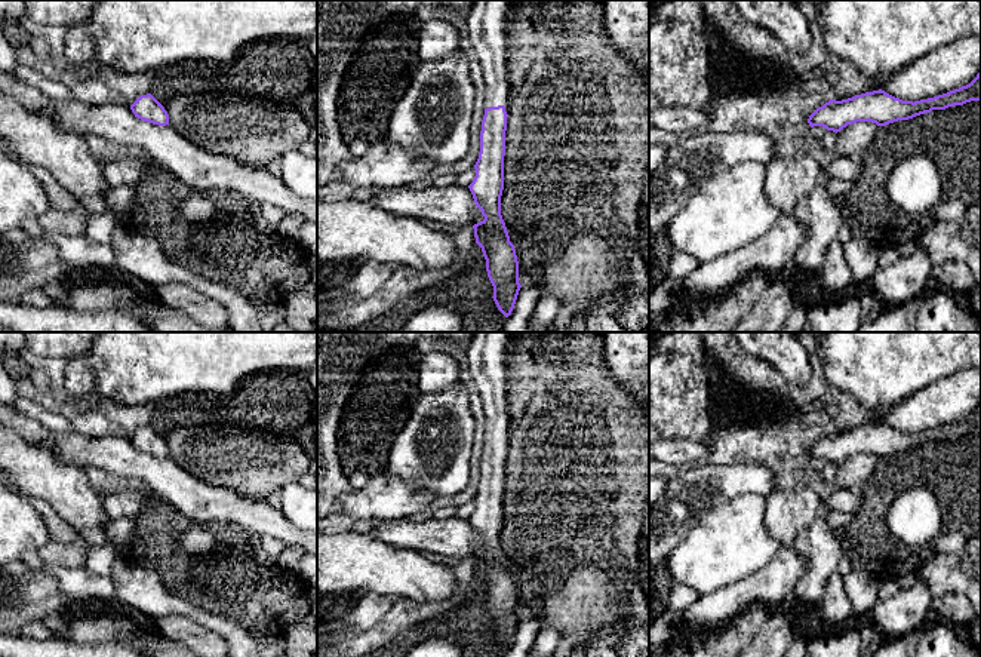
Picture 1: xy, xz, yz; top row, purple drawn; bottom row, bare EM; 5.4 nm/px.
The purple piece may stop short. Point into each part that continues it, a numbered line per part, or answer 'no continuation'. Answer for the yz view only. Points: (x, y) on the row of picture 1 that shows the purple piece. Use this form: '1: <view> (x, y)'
no continuation

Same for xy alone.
no continuation

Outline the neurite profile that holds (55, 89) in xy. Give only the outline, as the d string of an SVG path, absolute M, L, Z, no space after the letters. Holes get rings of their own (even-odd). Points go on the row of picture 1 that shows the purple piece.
M18 64L13 71L10 71L18 80L41 90L44 95L64 101L70 96L70 88L64 83L47 79L41 71L30 68L27 65Z

